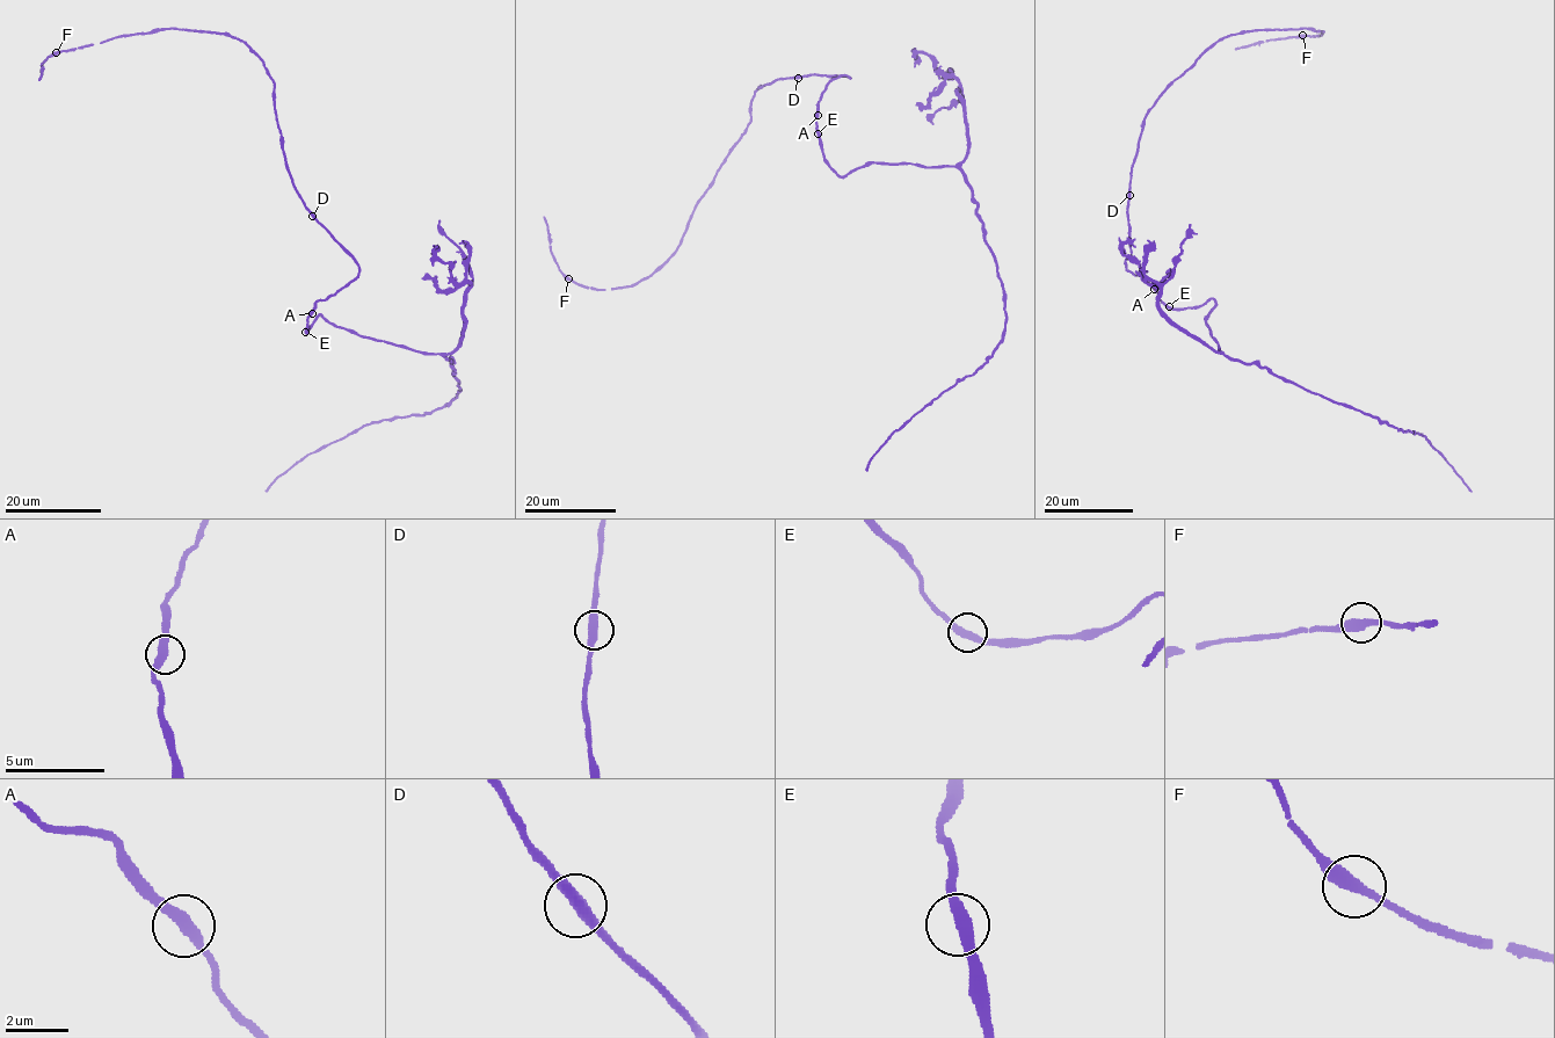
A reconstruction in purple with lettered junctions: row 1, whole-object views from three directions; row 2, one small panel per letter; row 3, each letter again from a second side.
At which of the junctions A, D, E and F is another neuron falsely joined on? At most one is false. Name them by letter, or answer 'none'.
none

